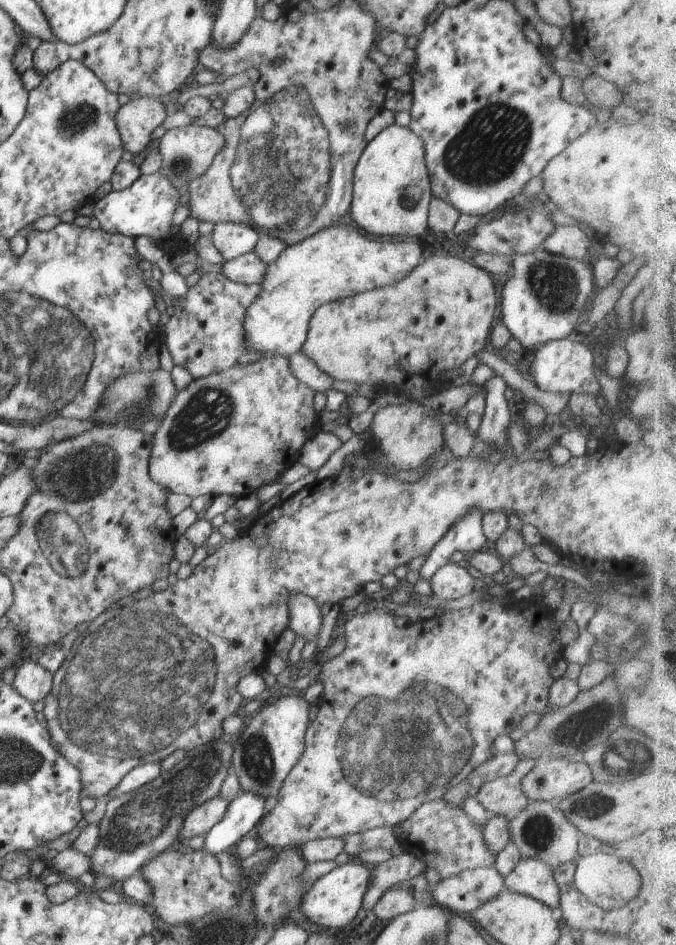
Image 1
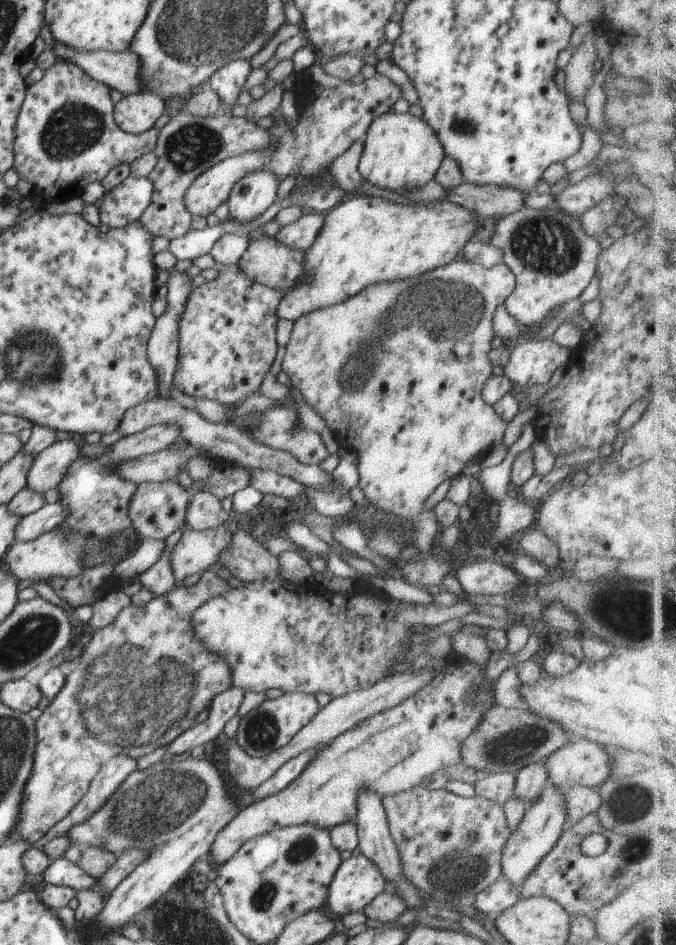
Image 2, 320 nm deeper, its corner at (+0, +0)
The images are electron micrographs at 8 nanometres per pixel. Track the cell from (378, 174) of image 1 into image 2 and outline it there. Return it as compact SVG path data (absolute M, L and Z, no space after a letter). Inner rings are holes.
M390 110L370 124L358 171L377 188L406 194L434 179L445 157L440 140L423 118L409 111L398 114Z

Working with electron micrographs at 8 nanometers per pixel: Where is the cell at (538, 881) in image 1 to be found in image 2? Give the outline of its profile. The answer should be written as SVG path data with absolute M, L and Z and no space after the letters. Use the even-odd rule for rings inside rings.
M548 782L542 796L534 804L528 806L522 822L518 824L514 832L511 832L506 842L501 868L503 876L517 887L524 884L528 874L533 874L536 866L546 858L546 854L550 854L565 829L566 800L564 800L563 792Z

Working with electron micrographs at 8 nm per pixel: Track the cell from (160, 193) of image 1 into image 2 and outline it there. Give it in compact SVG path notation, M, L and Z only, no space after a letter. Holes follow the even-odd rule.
M126 178L102 198L100 222L118 229L138 221L150 205L152 194L154 184L150 178Z

